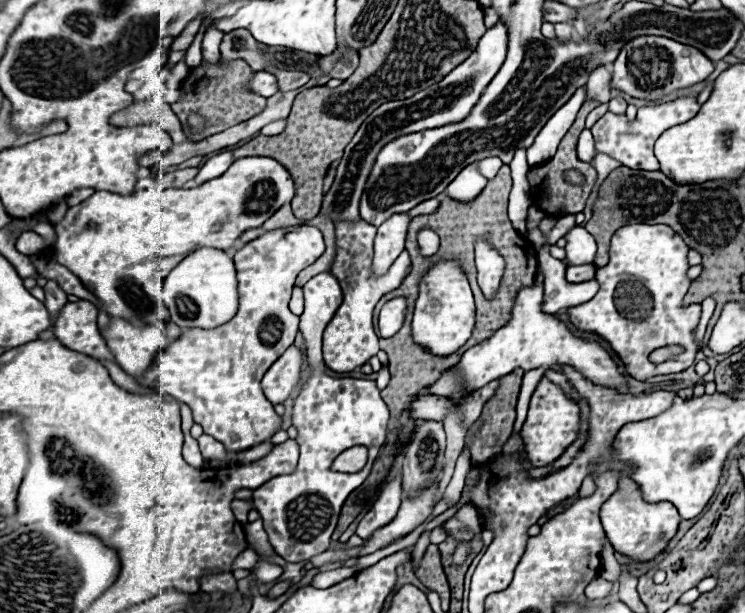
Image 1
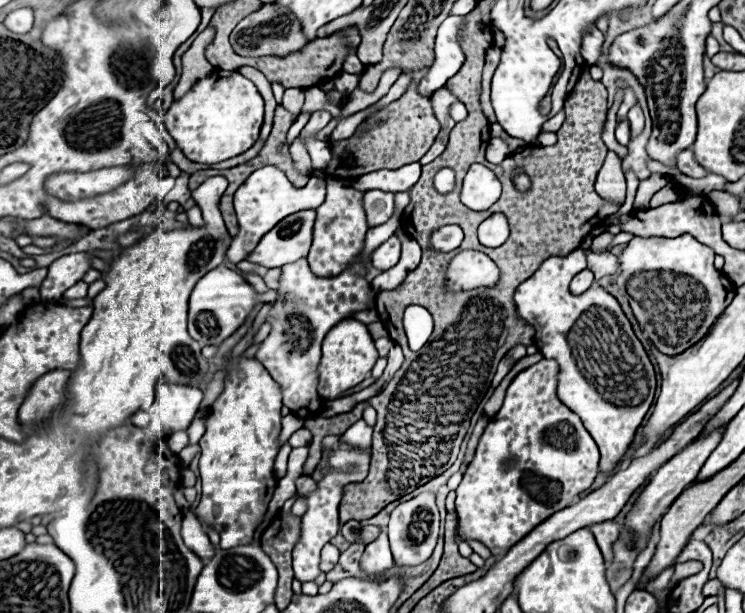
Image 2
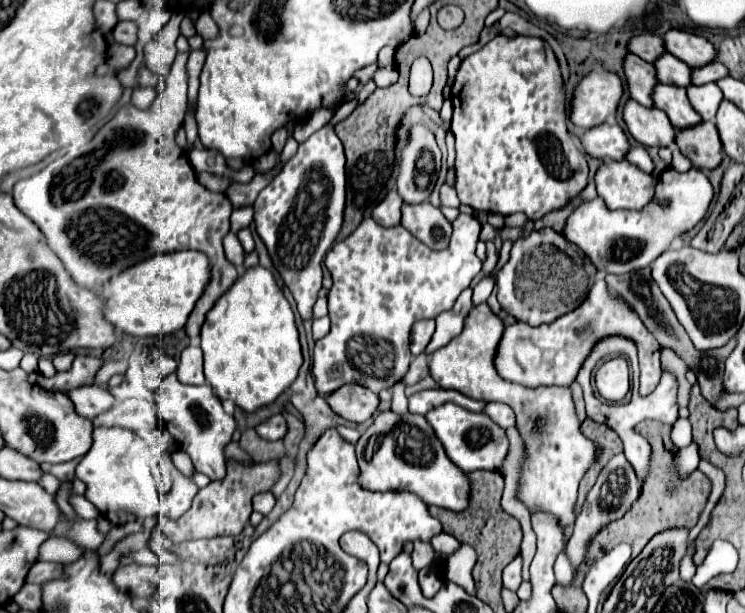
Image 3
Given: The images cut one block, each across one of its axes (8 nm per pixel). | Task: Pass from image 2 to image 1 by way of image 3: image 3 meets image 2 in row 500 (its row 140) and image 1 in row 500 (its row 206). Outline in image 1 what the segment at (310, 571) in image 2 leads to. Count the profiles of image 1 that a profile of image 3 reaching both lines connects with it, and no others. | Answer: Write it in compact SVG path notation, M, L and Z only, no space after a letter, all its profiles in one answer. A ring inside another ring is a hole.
M320 272L312 276L302 290L306 306L300 316L300 332L306 344L304 354L310 376L306 384L302 384L292 408L292 426L298 430L296 442L300 446L300 458L292 474L274 476L254 490L254 508L264 520L268 540L276 554L288 562L308 560L316 554L322 554L330 546L330 536L336 528L340 508L348 494L356 490L370 474L378 450L384 444L388 426L388 408L380 398L380 390L376 388L374 380L332 378L324 370L322 332L342 300L338 280L330 272ZM352 446L368 448L366 468L356 474L334 472L334 458Z

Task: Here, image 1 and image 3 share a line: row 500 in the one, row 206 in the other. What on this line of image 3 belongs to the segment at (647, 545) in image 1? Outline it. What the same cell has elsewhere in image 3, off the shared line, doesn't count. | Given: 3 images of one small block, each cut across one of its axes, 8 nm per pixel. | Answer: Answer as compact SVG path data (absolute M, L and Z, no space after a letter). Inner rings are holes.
M628 160L604 162L596 172L598 196L610 210L642 210L654 198L658 180Z

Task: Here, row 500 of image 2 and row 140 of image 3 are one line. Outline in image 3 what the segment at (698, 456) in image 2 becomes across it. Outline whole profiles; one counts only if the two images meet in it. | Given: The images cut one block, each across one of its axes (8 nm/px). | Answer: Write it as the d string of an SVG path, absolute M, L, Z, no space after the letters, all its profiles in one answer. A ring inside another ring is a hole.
M628 100L622 110L622 118L628 126L628 132L642 146L672 146L676 130L672 128L668 116L658 108L646 108Z

